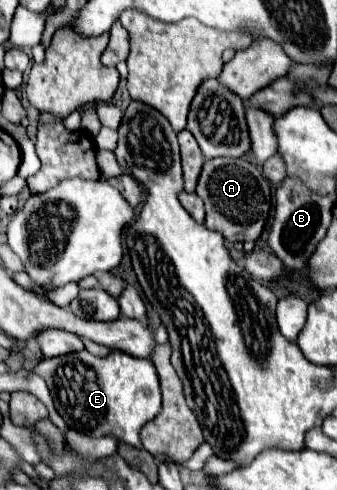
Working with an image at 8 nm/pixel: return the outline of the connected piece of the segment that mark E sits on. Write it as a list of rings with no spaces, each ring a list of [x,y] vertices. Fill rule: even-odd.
[[[86,350],[46,358],[36,366],[54,398],[56,410],[66,424],[86,436],[116,436],[130,446],[140,448],[140,428],[152,420],[162,408],[160,382],[152,360],[136,358],[120,350],[112,350],[104,358],[96,358]]]

